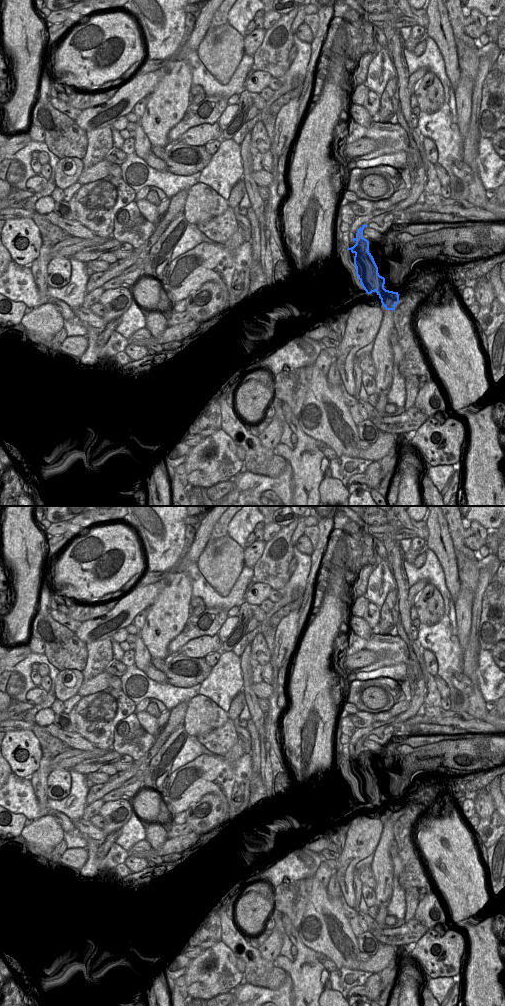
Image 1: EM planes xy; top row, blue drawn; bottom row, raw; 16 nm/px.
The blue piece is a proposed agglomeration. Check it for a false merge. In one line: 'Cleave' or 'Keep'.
Cleave

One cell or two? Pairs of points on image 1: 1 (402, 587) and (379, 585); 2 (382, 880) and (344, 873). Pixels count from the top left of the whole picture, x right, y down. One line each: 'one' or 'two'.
1: two
2: two

